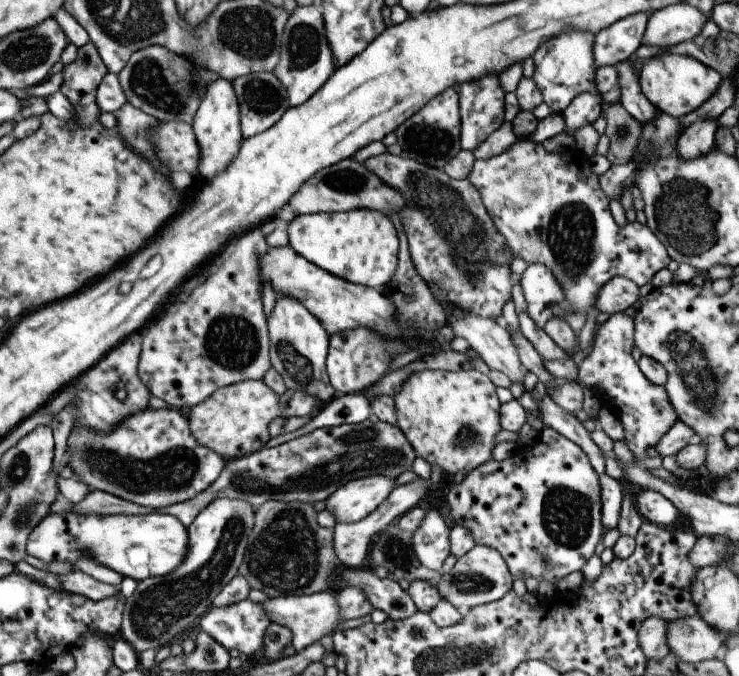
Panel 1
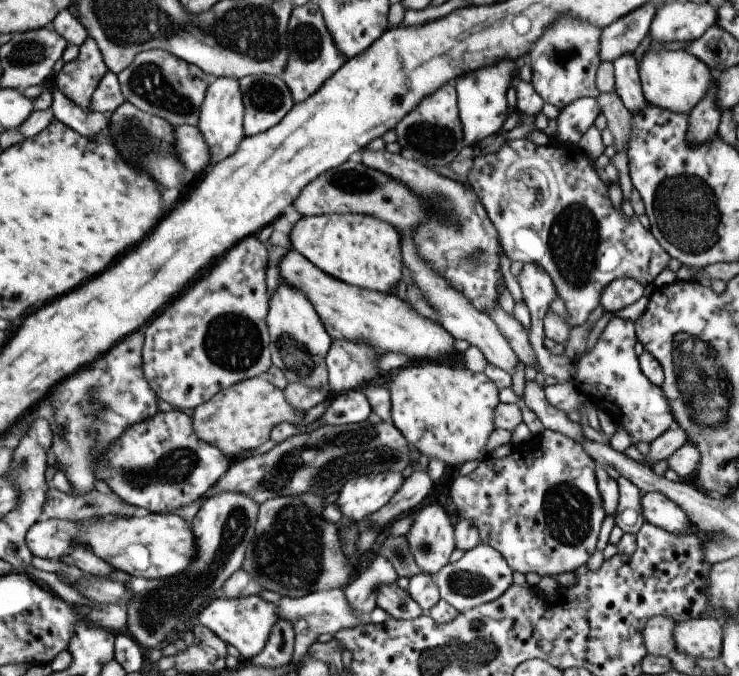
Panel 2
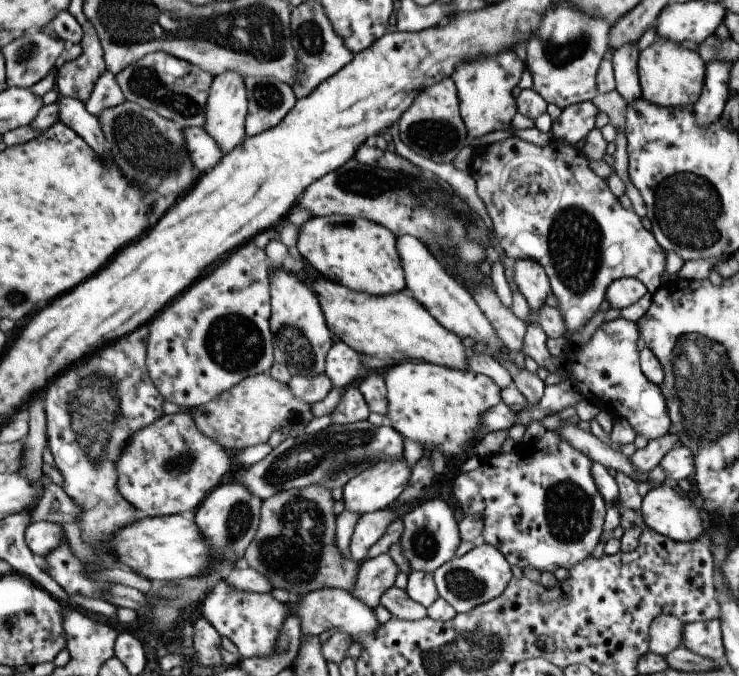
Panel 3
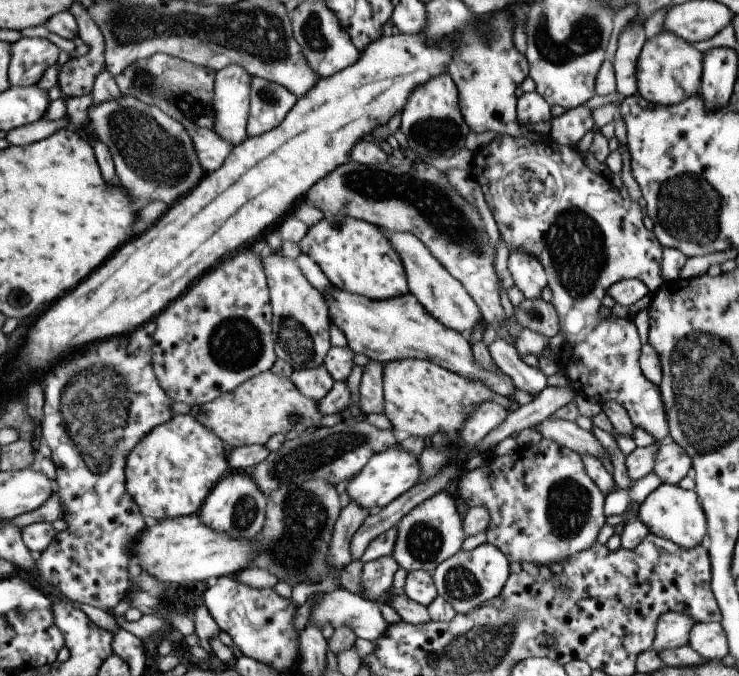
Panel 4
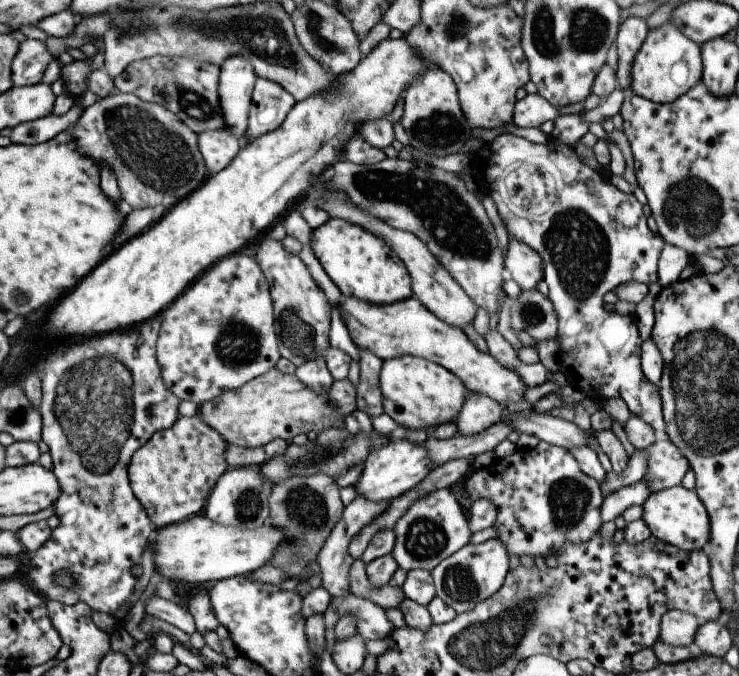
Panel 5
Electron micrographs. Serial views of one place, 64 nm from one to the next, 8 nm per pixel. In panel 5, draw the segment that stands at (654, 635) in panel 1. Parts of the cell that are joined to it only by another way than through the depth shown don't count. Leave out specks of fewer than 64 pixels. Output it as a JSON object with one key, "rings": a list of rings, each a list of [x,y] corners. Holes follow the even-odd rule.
{"rings":[[[672,609],[661,618],[659,640],[673,647],[693,647],[696,631],[702,623],[696,615]]]}

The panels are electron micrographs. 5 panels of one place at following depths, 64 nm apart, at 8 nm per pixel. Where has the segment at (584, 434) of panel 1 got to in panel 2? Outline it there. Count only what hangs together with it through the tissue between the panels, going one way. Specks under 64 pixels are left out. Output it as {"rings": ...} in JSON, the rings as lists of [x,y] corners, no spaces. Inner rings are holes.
{"rings":[[[526,382],[522,398],[526,405],[541,420],[544,428],[550,429],[580,443],[584,438],[581,424],[573,422],[567,413],[547,401],[545,390],[533,382]]]}

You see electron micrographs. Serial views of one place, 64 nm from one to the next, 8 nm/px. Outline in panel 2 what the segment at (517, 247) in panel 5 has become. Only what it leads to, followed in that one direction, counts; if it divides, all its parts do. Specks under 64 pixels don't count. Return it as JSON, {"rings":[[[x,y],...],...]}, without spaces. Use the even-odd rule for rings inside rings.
{"rings":[[[524,263],[522,271],[516,277],[516,280],[519,282],[523,292],[523,303],[528,307],[531,316],[531,325],[528,330],[529,341],[536,353],[539,370],[544,374],[544,376],[554,376],[558,383],[573,380],[575,377],[574,374],[576,373],[575,361],[566,357],[553,355],[544,344],[546,336],[543,327],[543,318],[550,310],[550,302],[558,296],[556,287],[552,282],[552,278],[550,278],[550,275],[539,264]]]}

